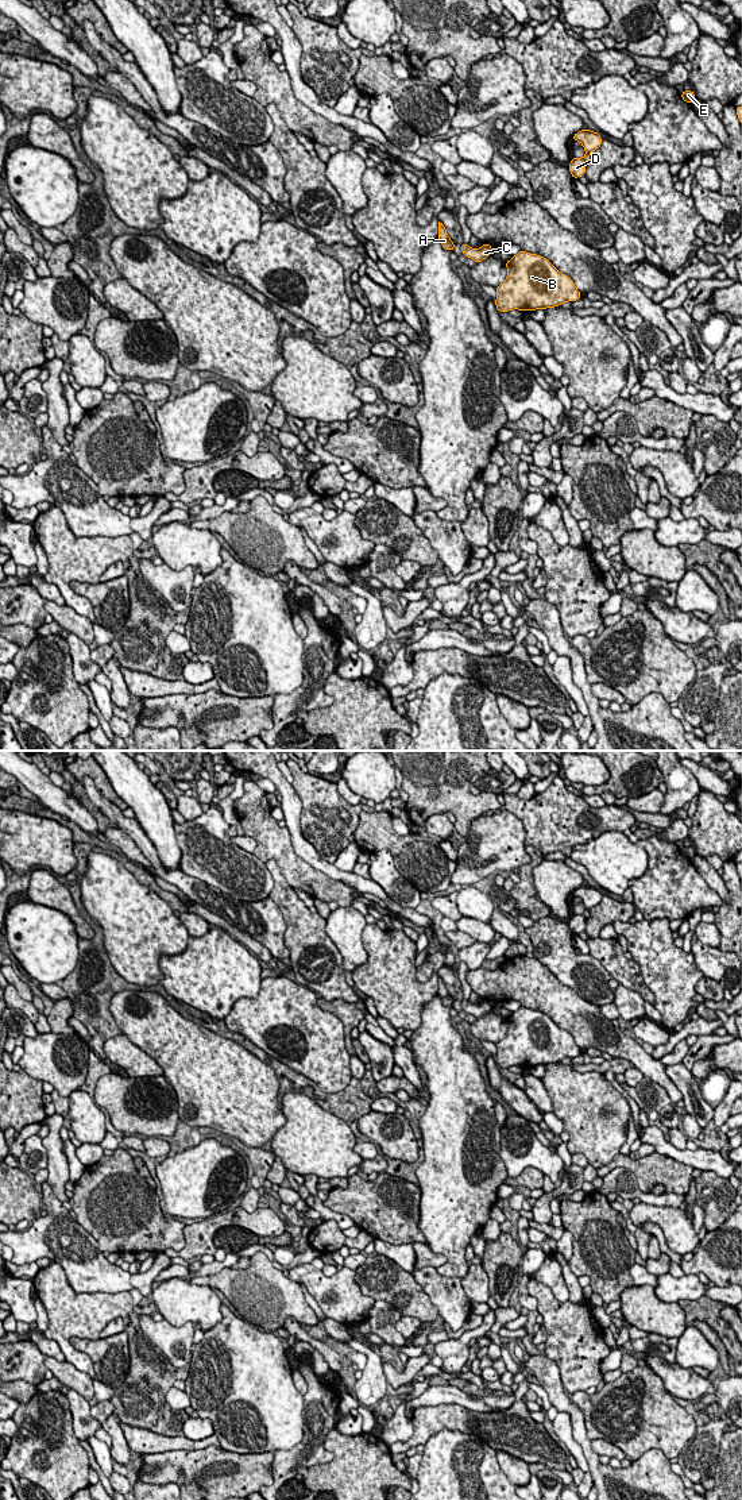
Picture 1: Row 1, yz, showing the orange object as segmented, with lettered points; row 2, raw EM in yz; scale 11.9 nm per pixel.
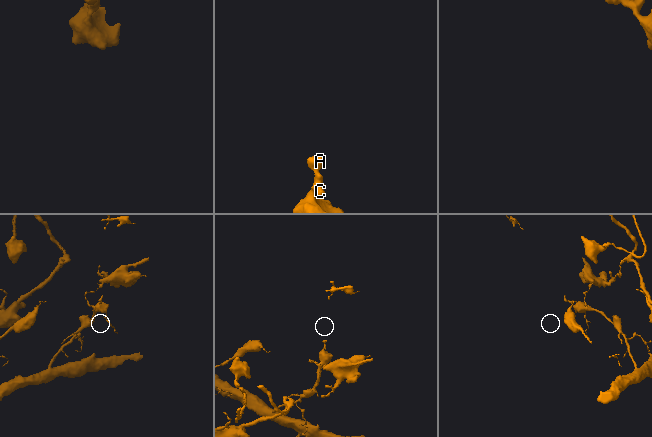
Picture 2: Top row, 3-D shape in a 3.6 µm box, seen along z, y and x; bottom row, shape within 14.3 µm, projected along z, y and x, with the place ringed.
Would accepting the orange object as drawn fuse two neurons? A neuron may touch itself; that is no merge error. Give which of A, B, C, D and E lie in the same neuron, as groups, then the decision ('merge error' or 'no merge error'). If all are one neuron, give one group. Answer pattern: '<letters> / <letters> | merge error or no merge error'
A B C D / E | merge error

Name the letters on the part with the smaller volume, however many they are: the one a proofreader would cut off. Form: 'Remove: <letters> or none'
Remove: E

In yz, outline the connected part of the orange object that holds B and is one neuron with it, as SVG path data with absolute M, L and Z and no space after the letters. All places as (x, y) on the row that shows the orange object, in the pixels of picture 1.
M521 250L506 267L506 281L495 288L499 312L556 308L581 297L573 281L541 255Z

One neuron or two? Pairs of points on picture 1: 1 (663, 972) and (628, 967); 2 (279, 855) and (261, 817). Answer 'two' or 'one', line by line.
1: two
2: one

